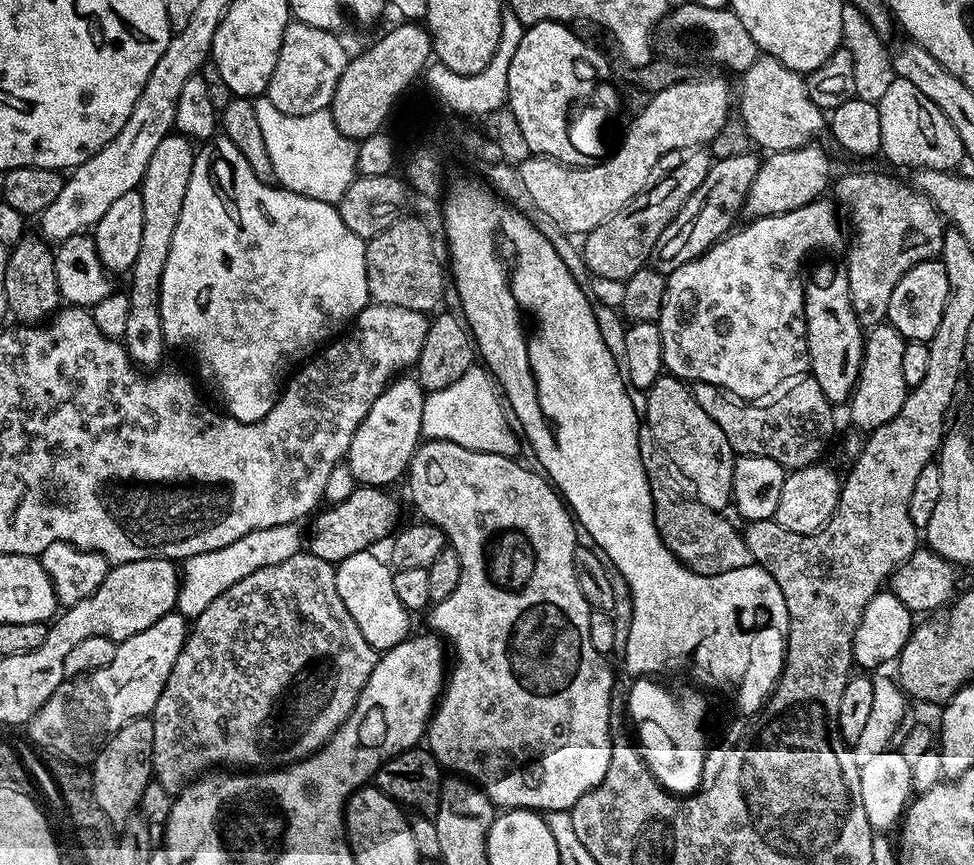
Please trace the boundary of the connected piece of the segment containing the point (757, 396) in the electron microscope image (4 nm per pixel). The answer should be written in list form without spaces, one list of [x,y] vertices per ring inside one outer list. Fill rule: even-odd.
[[[821,198],[812,200],[806,206],[798,210],[790,210],[773,216],[758,216],[747,221],[745,228],[737,227],[728,233],[717,244],[707,248],[699,258],[686,262],[686,266],[678,266],[678,270],[667,273],[666,287],[664,289],[664,305],[660,311],[660,333],[662,334],[662,354],[664,355],[665,369],[678,379],[691,382],[693,385],[712,384],[723,390],[729,397],[740,402],[760,402],[771,397],[779,384],[787,385],[797,378],[803,377],[809,371],[808,367],[808,339],[806,330],[808,321],[804,319],[804,290],[806,287],[805,277],[800,276],[800,267],[804,259],[811,252],[832,252],[836,247],[843,245],[846,240],[846,232],[840,229],[840,220],[836,217],[837,205],[831,199]]]

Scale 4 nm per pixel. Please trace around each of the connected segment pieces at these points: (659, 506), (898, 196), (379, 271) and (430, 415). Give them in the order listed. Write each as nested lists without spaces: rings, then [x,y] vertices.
[[[646,426],[641,427],[640,430],[640,453],[642,454],[642,466],[646,470],[646,478],[650,482],[650,494],[656,510],[658,534],[665,546],[691,572],[697,572],[703,576],[713,576],[714,574],[726,574],[726,570],[742,570],[742,566],[750,566],[754,563],[750,554],[750,546],[746,546],[744,541],[743,531],[739,527],[736,529],[727,520],[724,512],[715,512],[710,510],[710,506],[697,504],[696,495],[689,488],[688,481],[677,475],[674,462],[667,456],[666,450],[662,450],[662,446],[658,446],[658,438],[654,438],[654,434]]]
[[[848,172],[838,180],[834,184],[835,203],[852,211],[853,236],[851,232],[846,244],[850,298],[860,327],[867,330],[887,317],[890,294],[902,274],[918,262],[939,257],[946,224],[935,204],[911,183],[903,184],[884,172]]]
[[[411,218],[399,220],[367,241],[366,282],[369,297],[375,303],[432,314],[444,300],[444,280],[446,284],[445,265],[444,268],[440,265],[432,232],[422,221]]]
[[[473,366],[466,370],[466,374],[462,374],[462,378],[458,378],[458,382],[425,395],[420,434],[424,440],[458,442],[458,446],[466,446],[466,450],[502,454],[513,458],[521,455],[521,437],[506,411],[505,401],[498,391],[495,379],[484,366]]]

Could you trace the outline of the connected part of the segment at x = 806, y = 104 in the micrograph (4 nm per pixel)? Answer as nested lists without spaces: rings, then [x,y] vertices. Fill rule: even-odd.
[[[767,54],[757,55],[754,66],[739,77],[740,112],[738,118],[749,132],[751,143],[765,153],[798,150],[813,143],[820,131],[825,131],[826,116],[821,108],[810,102],[806,94],[804,76],[790,70],[782,62]]]

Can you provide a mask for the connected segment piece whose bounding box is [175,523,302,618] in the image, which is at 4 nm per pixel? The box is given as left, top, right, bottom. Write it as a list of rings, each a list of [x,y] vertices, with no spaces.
[[[295,523],[259,528],[238,538],[238,542],[230,542],[230,546],[189,556],[182,564],[175,611],[185,618],[195,618],[206,610],[206,606],[210,606],[210,602],[214,602],[214,598],[218,598],[218,594],[222,594],[222,590],[230,590],[234,582],[242,582],[242,578],[254,574],[254,570],[262,570],[262,566],[278,566],[278,562],[294,558],[294,554],[302,550],[300,527],[299,523]]]

